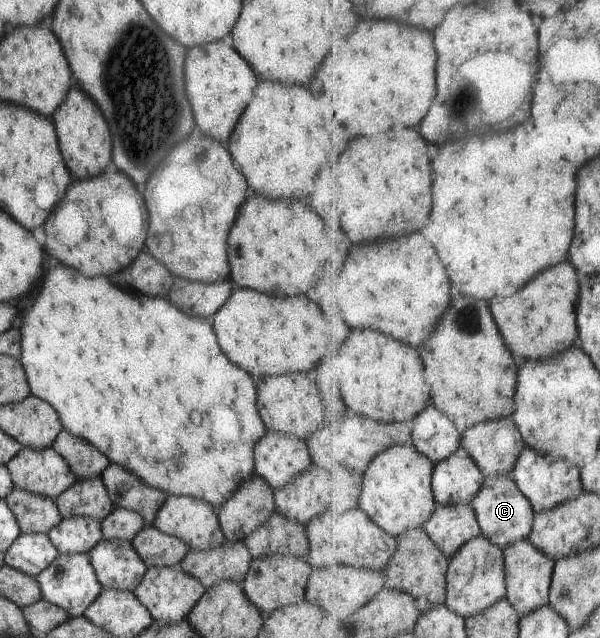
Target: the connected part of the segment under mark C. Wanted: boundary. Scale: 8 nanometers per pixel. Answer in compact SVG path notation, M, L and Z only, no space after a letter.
M497 475L487 477L486 484L473 501L470 502L478 514L478 521L482 527L482 536L490 539L499 548L509 549L519 541L524 541L534 529L534 516L531 503L519 490L518 484L513 480L512 475Z

